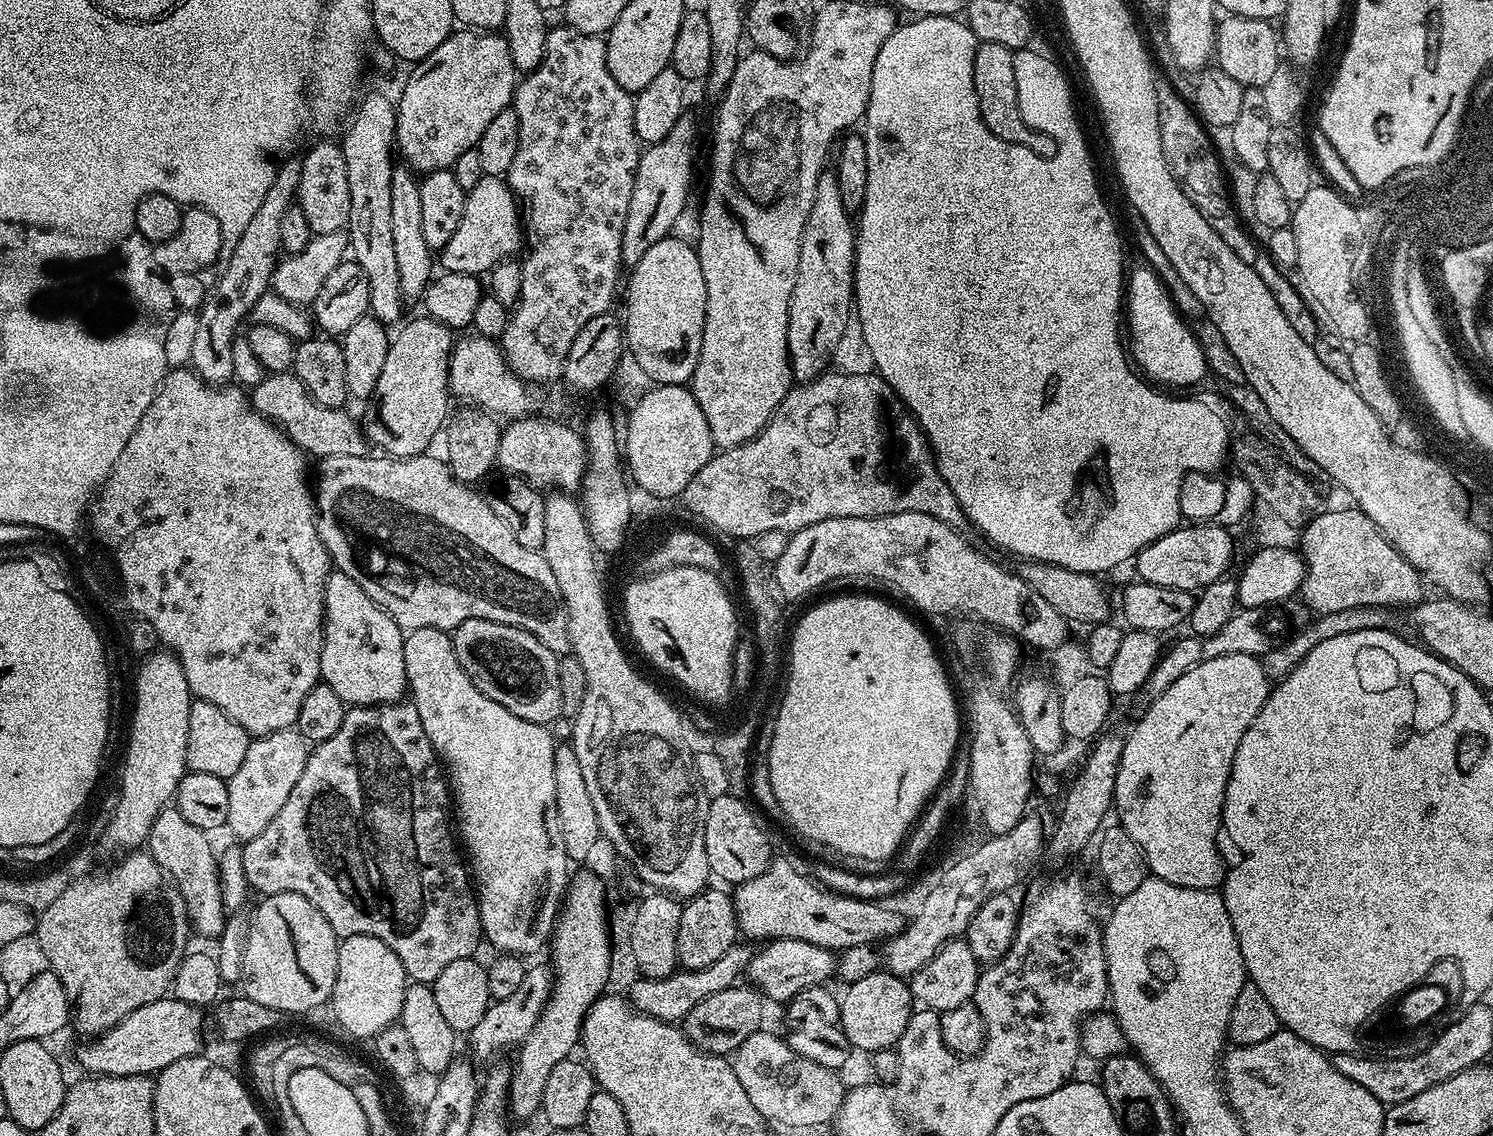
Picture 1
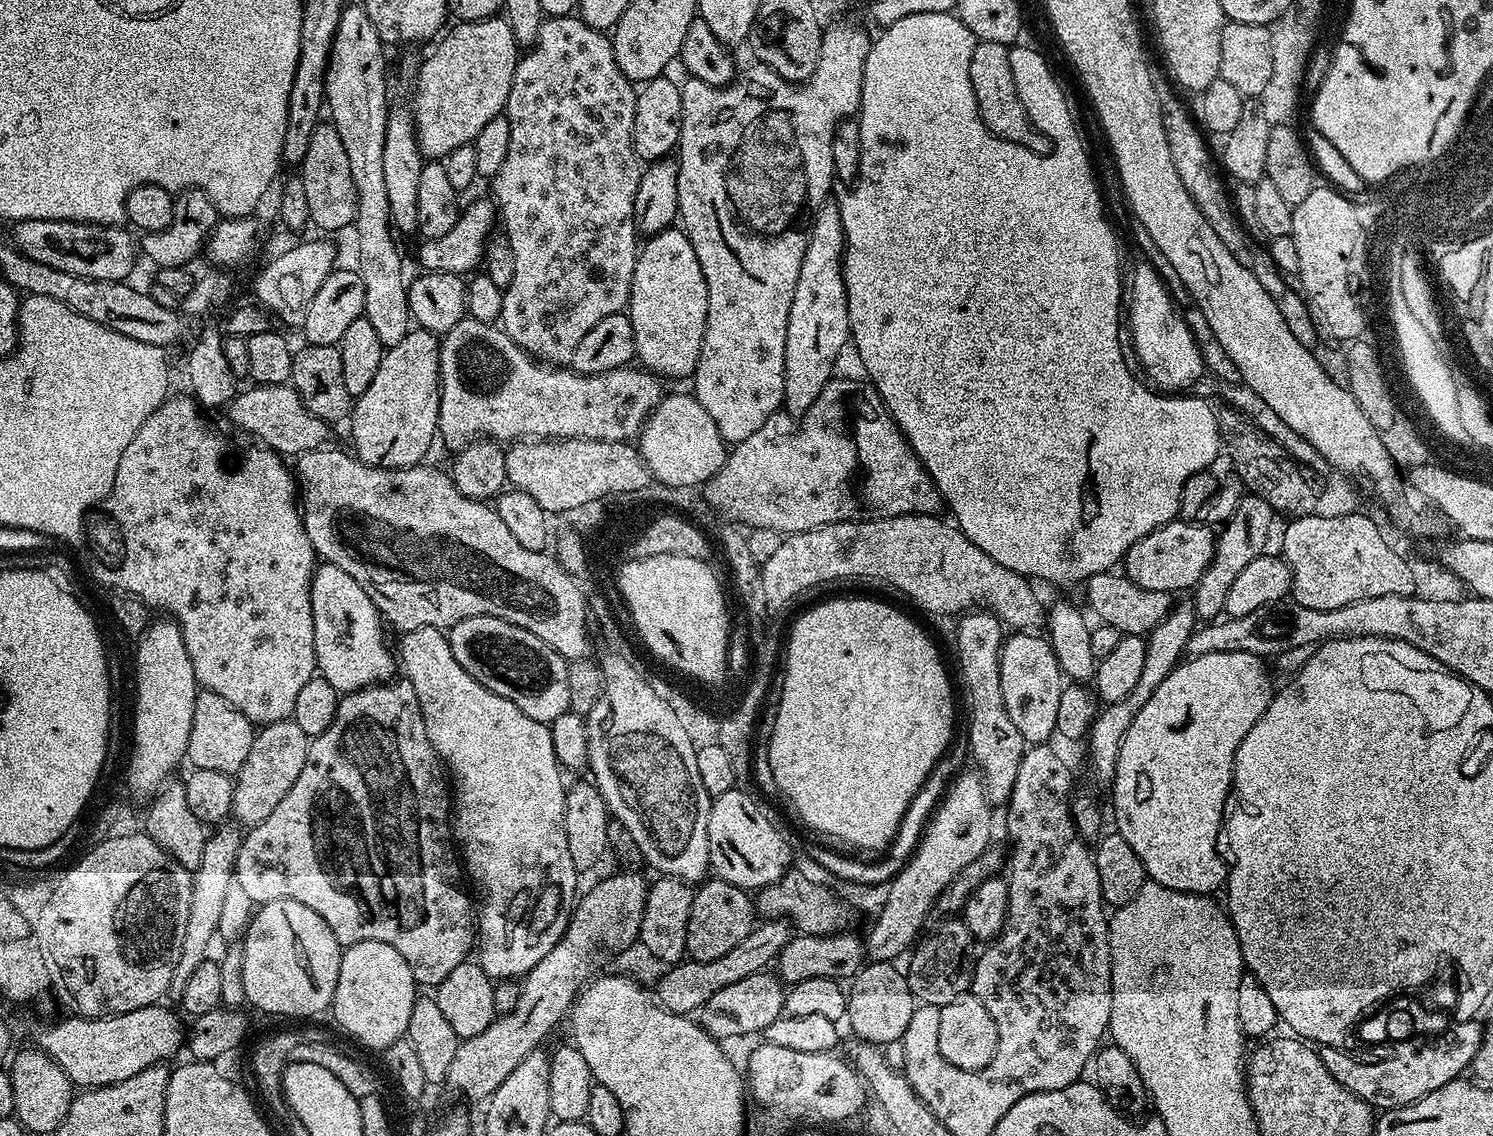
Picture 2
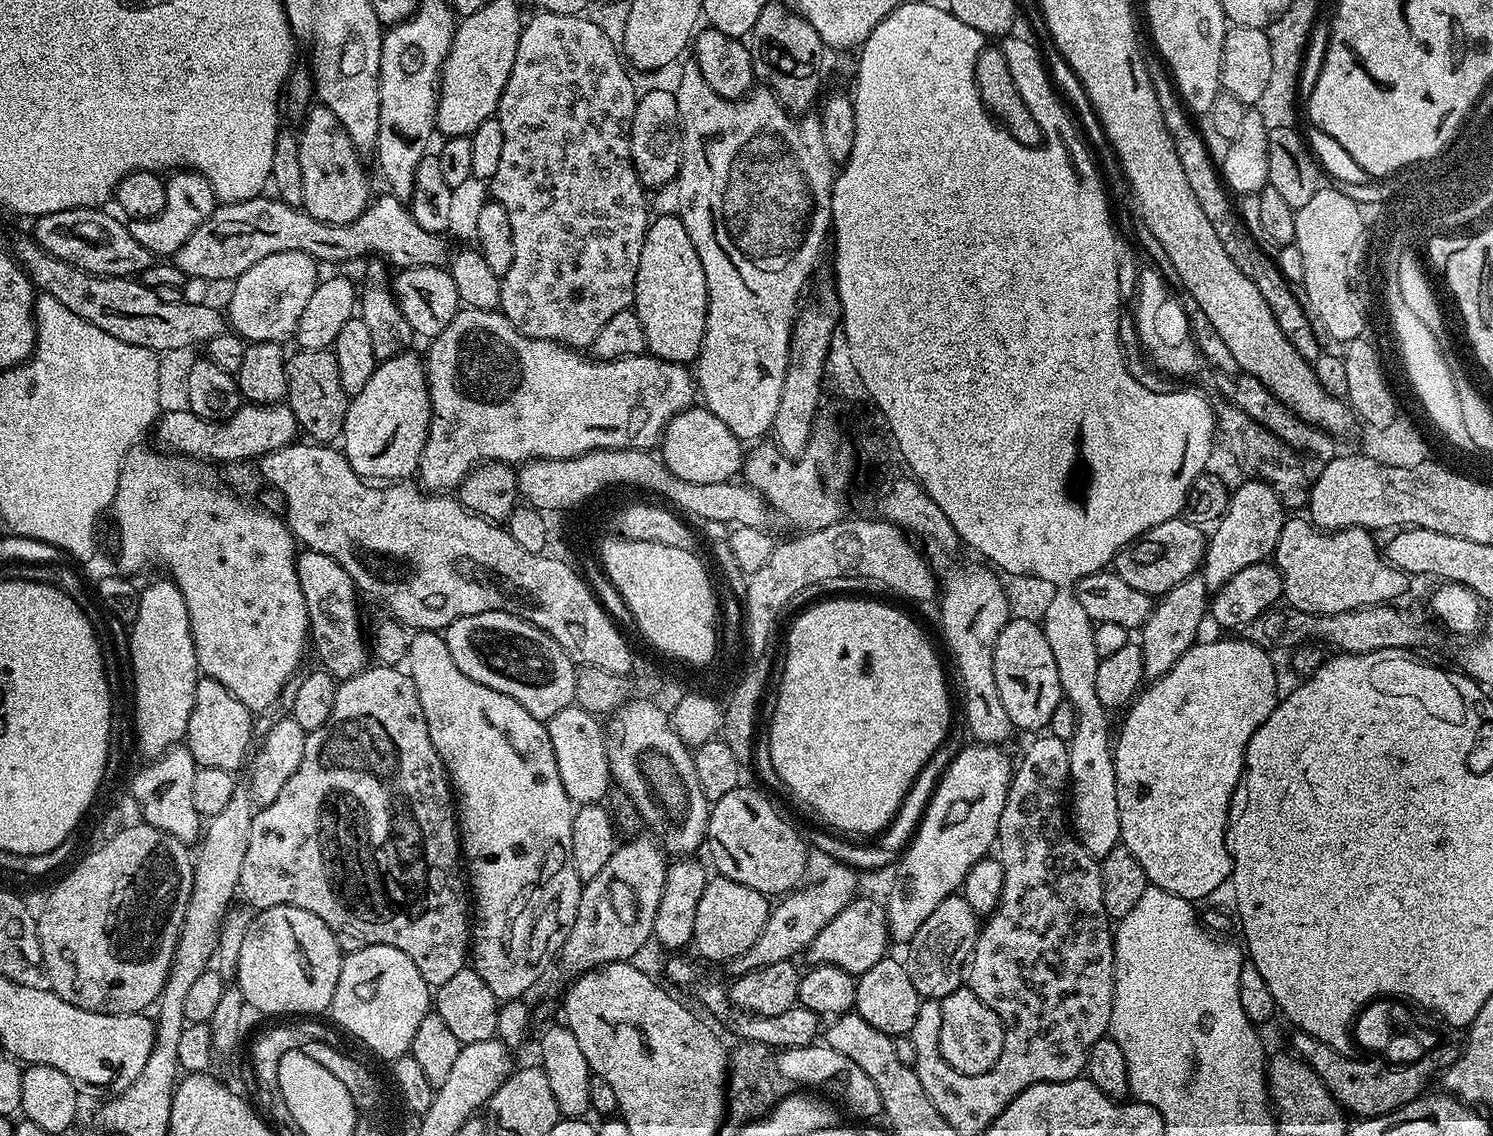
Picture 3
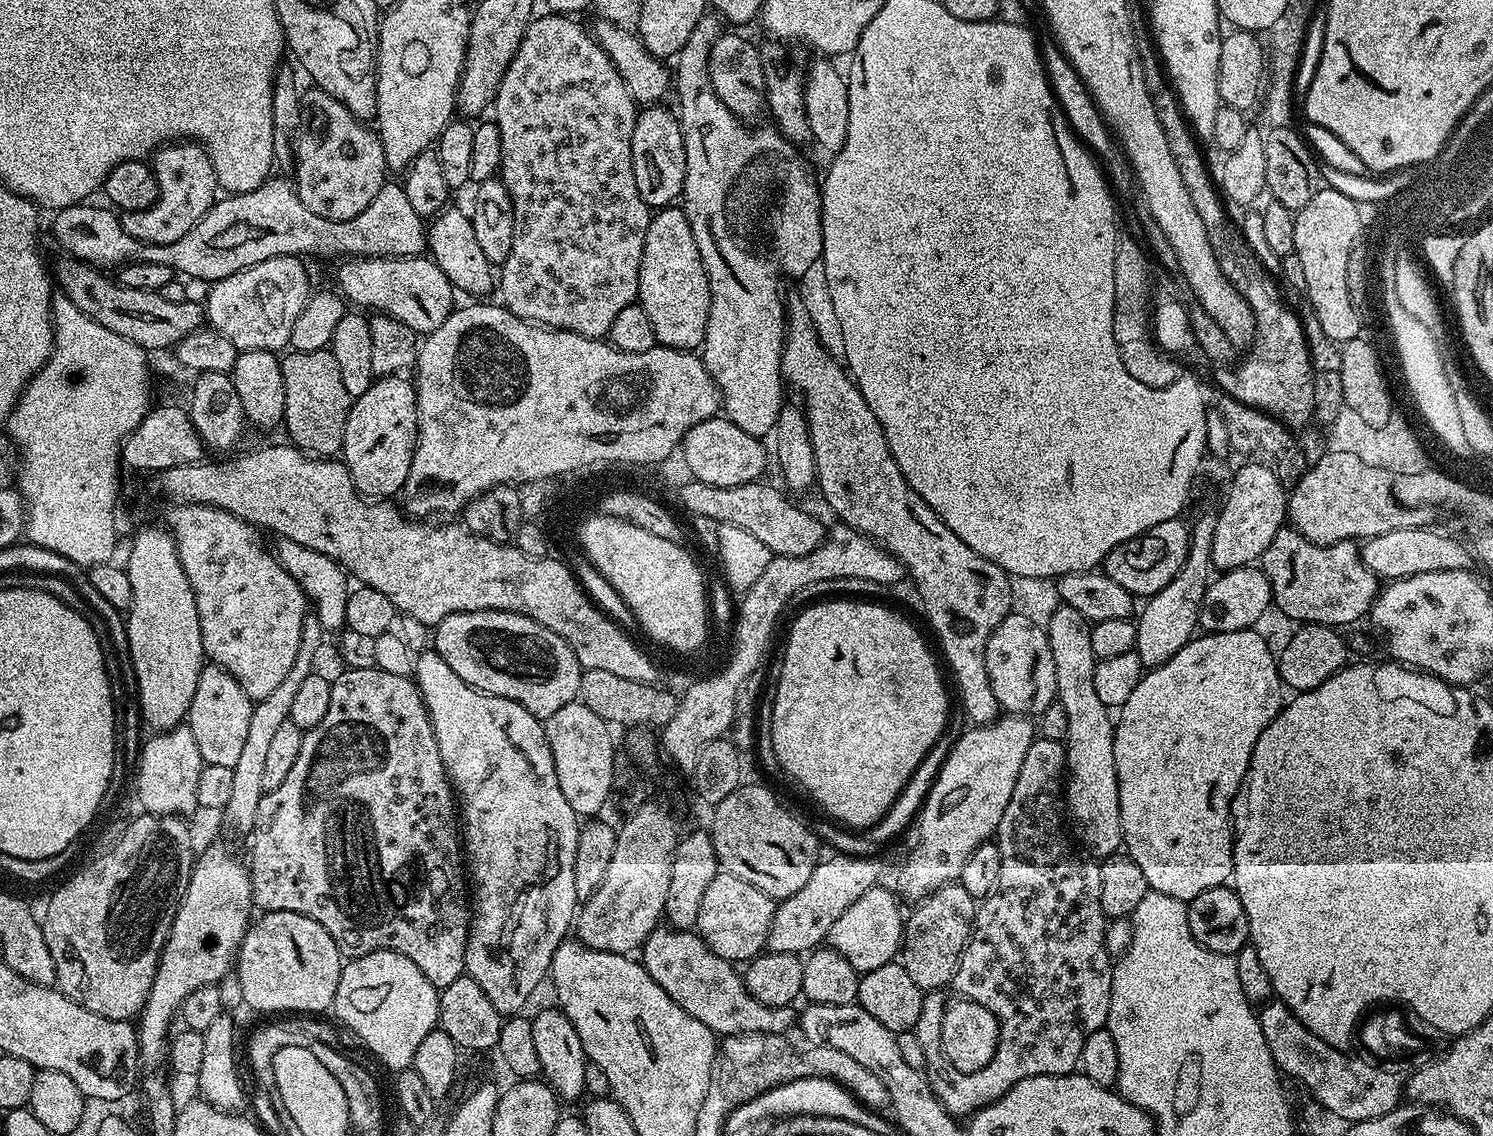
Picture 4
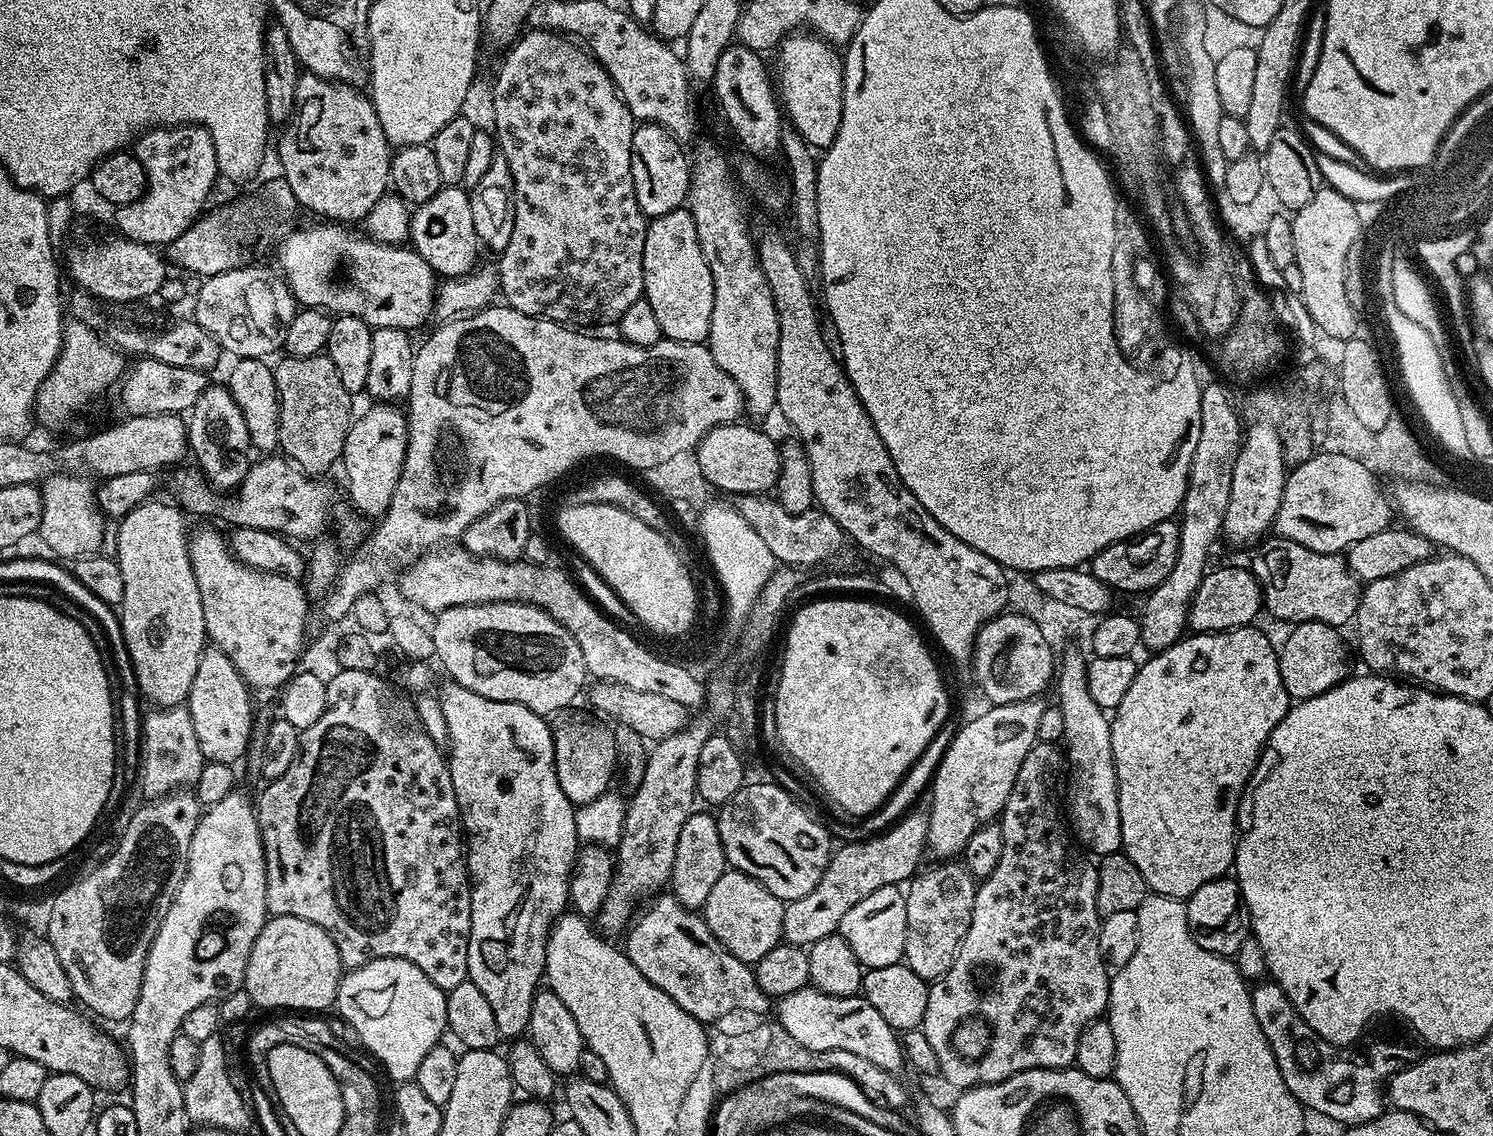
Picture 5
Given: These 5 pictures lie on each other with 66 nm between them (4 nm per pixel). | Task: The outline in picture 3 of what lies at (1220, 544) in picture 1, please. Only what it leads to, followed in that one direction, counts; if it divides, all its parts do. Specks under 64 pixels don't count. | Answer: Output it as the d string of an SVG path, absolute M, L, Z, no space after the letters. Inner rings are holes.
M1177 518L1162 522L1162 526L1154 526L1143 532L1138 539L1130 541L1125 548L1121 548L1114 561L1114 571L1122 582L1134 586L1134 590L1142 590L1146 595L1159 598L1168 592L1178 582L1197 575L1198 569L1204 562L1204 549L1206 547L1206 532L1199 524L1192 524L1187 518Z

